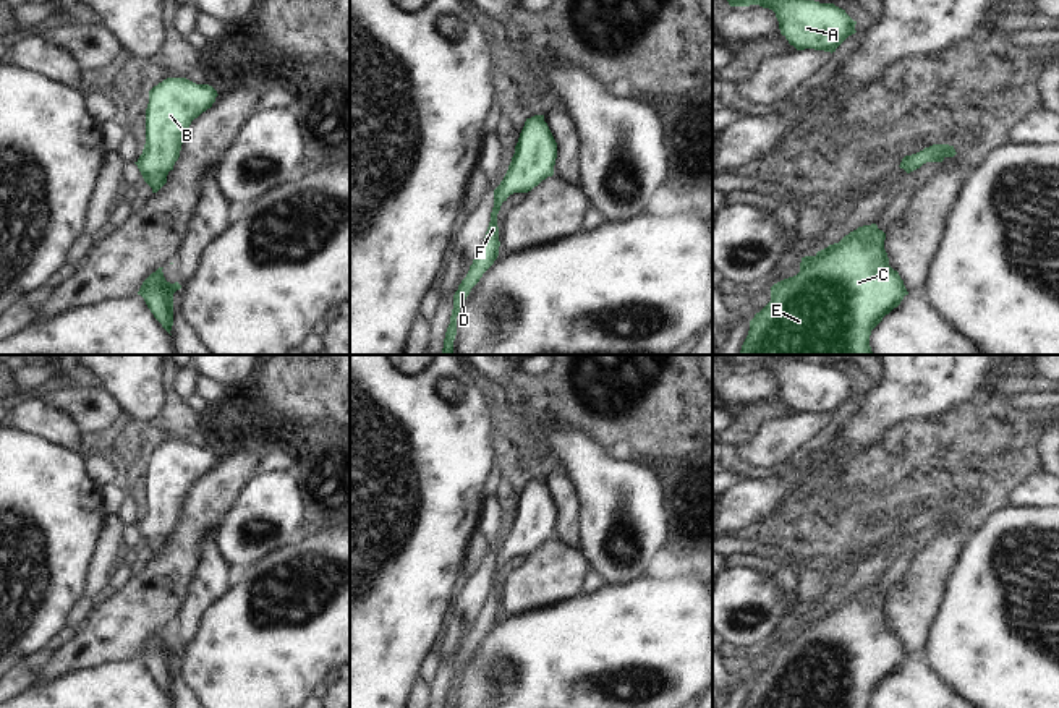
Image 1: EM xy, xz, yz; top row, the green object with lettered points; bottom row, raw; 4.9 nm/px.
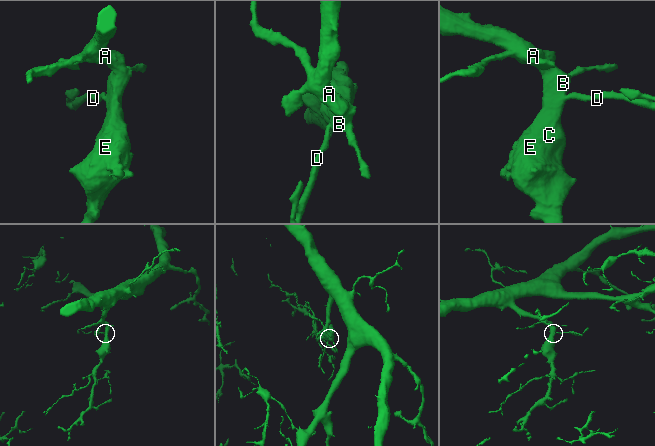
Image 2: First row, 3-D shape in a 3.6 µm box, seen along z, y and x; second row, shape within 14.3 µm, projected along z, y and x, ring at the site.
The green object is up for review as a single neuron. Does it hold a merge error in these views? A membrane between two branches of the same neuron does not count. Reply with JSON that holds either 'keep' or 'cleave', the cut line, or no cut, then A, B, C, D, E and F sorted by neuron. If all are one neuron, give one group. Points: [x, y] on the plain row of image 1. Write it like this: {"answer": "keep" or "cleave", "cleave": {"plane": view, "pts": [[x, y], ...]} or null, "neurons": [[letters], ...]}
{"answer": "keep", "cleave": null, "neurons": [["A", "B", "C", "D", "E", "F"]]}

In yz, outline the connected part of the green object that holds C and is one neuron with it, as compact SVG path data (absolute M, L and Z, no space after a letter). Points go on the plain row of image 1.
M876 586L863 588L814 619L802 621L797 638L771 650L771 664L750 684L743 708L870 708L871 693L908 658L899 635L889 629L884 603Z

